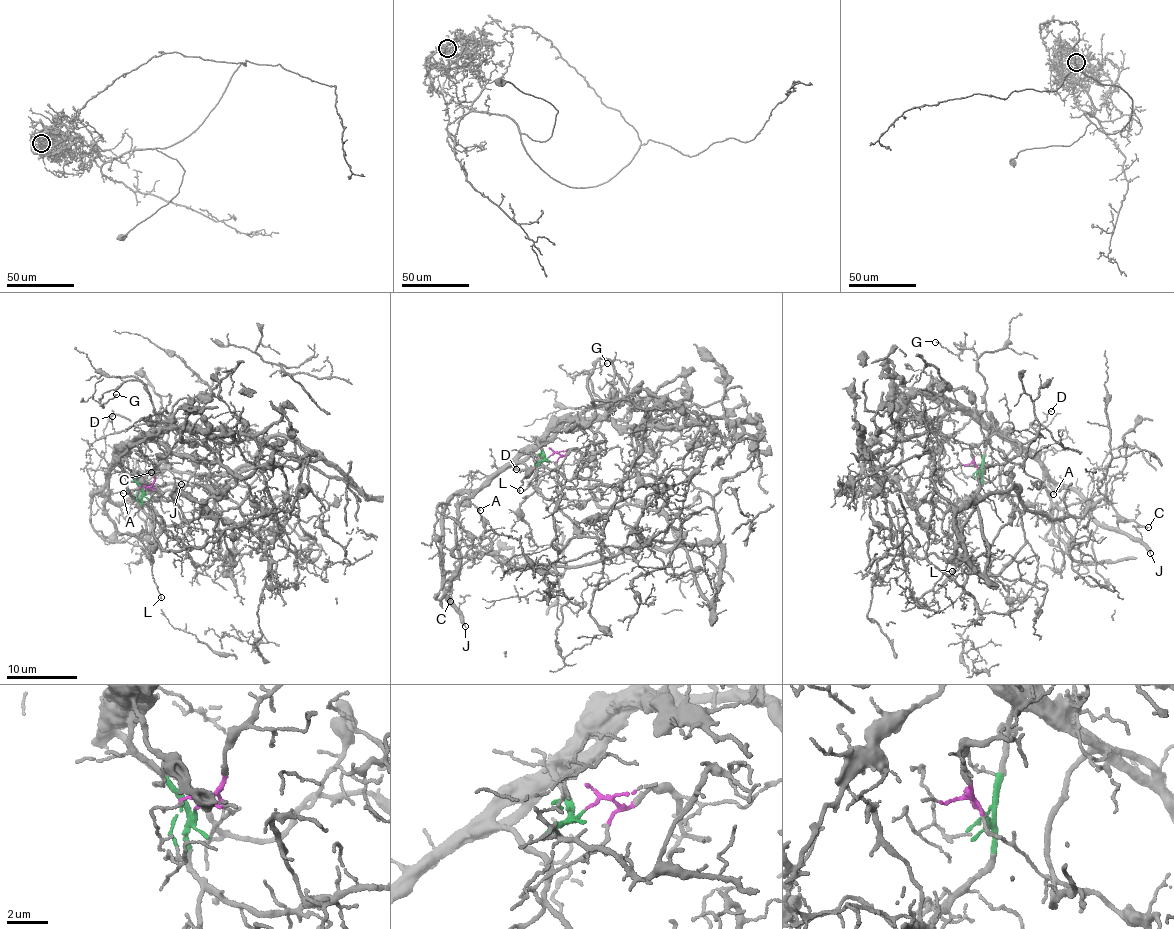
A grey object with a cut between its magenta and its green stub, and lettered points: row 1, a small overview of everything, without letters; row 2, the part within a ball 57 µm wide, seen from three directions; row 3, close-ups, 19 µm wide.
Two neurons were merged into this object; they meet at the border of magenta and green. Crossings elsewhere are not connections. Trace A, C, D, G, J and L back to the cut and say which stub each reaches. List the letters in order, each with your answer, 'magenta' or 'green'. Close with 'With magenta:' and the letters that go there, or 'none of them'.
A: green
C: green
D: magenta
G: magenta
J: green
L: green
With magenta: D, G

